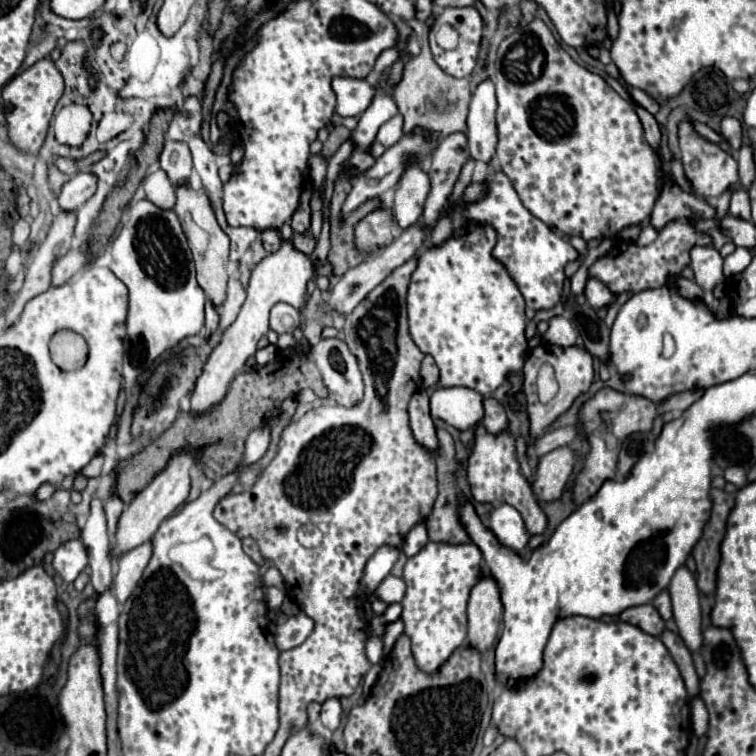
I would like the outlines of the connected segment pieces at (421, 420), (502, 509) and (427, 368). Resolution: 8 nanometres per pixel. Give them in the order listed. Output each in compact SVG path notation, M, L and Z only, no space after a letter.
M419 390L417 394L413 394L413 400L409 402L409 422L411 422L413 438L429 452L435 452L439 448L439 442L435 436L435 424L433 424L431 414L429 414L427 392Z
M499 504L489 512L489 528L495 538L513 552L523 550L529 542L529 534L525 530L521 514L509 504Z
M425 354L423 358L423 366L421 366L421 378L423 378L423 386L429 388L429 386L435 386L437 380L439 380L439 372L437 372L437 364L433 360L433 356Z

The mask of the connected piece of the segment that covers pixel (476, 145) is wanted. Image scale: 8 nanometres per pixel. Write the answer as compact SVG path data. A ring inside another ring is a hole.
M485 78L483 82L477 84L471 96L469 114L467 114L465 136L469 140L469 154L475 160L489 162L495 152L495 146L497 146L495 110L497 110L495 84L491 78Z

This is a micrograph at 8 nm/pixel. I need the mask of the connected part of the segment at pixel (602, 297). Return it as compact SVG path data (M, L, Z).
M589 278L587 280L587 288L585 288L585 296L587 296L587 302L597 310L597 308L603 308L603 306L609 306L613 302L613 294L609 292L609 288L605 288L605 284L601 284L599 280L595 278Z

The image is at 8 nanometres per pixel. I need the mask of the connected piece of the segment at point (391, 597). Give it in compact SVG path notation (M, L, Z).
M387 576L375 590L375 596L379 600L383 600L385 604L393 604L393 602L401 602L401 598L405 596L405 582L403 578L395 578L395 576Z

